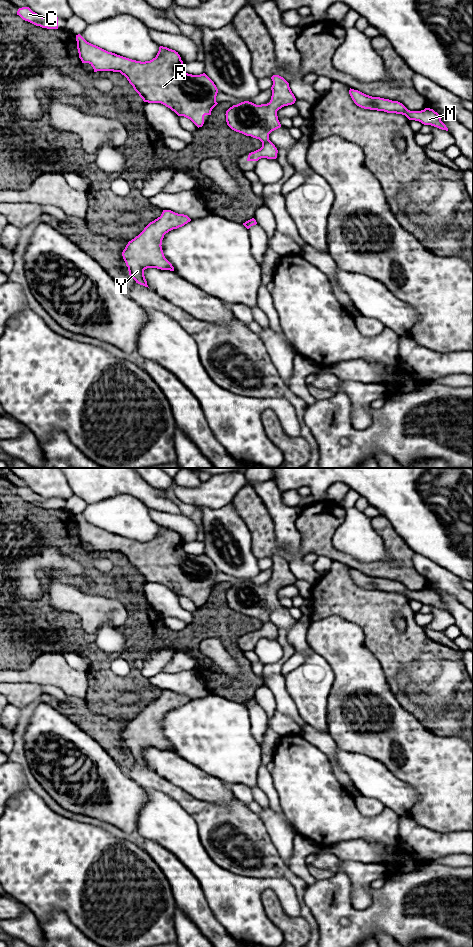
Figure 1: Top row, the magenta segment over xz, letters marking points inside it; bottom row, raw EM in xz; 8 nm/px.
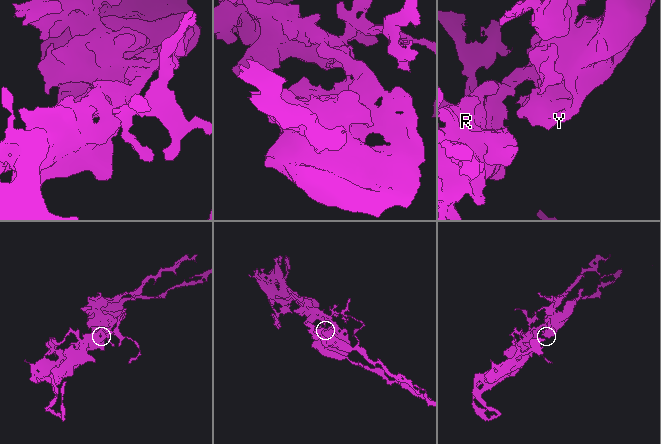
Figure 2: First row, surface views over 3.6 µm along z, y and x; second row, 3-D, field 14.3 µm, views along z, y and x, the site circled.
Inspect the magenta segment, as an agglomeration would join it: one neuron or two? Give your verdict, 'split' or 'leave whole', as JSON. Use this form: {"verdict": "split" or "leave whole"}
{"verdict": "leave whole"}

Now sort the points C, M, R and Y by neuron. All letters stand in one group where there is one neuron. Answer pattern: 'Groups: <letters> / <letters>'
Groups: C M R Y

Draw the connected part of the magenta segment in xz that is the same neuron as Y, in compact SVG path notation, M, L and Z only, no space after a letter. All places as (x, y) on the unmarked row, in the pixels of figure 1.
M163 690L160 697L150 702L138 716L128 722L122 736L130 757L136 763L148 767L144 756L147 748L174 751L174 747L164 736L162 720L166 713L190 701L187 695Z

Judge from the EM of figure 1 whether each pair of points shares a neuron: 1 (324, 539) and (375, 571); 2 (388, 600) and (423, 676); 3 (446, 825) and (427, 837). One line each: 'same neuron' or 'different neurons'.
1: same neuron
2: same neuron
3: different neurons

